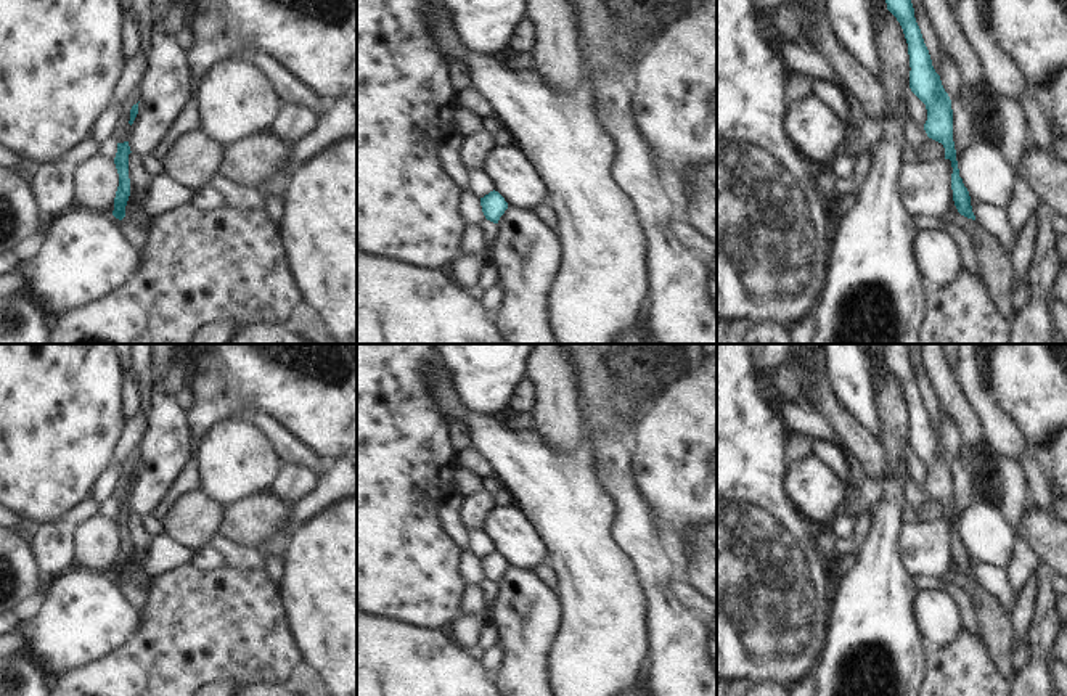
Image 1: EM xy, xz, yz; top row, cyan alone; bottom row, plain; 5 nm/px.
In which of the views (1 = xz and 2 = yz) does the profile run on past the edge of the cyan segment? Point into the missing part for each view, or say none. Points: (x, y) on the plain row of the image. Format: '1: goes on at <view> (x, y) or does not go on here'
1: does not go on here
2: does not go on here

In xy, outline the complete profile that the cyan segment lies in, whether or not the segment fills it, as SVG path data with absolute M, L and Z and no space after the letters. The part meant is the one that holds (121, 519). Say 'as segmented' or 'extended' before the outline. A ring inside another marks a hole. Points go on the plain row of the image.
as segmented | M129 502L117 503L117 513L114 518L114 524L119 534L119 547L114 558L114 571L112 575L119 580L125 577L125 566L130 556L130 538L129 538L129 514L130 514Z

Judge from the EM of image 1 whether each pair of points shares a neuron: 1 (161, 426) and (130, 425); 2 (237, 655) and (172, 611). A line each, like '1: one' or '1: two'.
1: two
2: one

